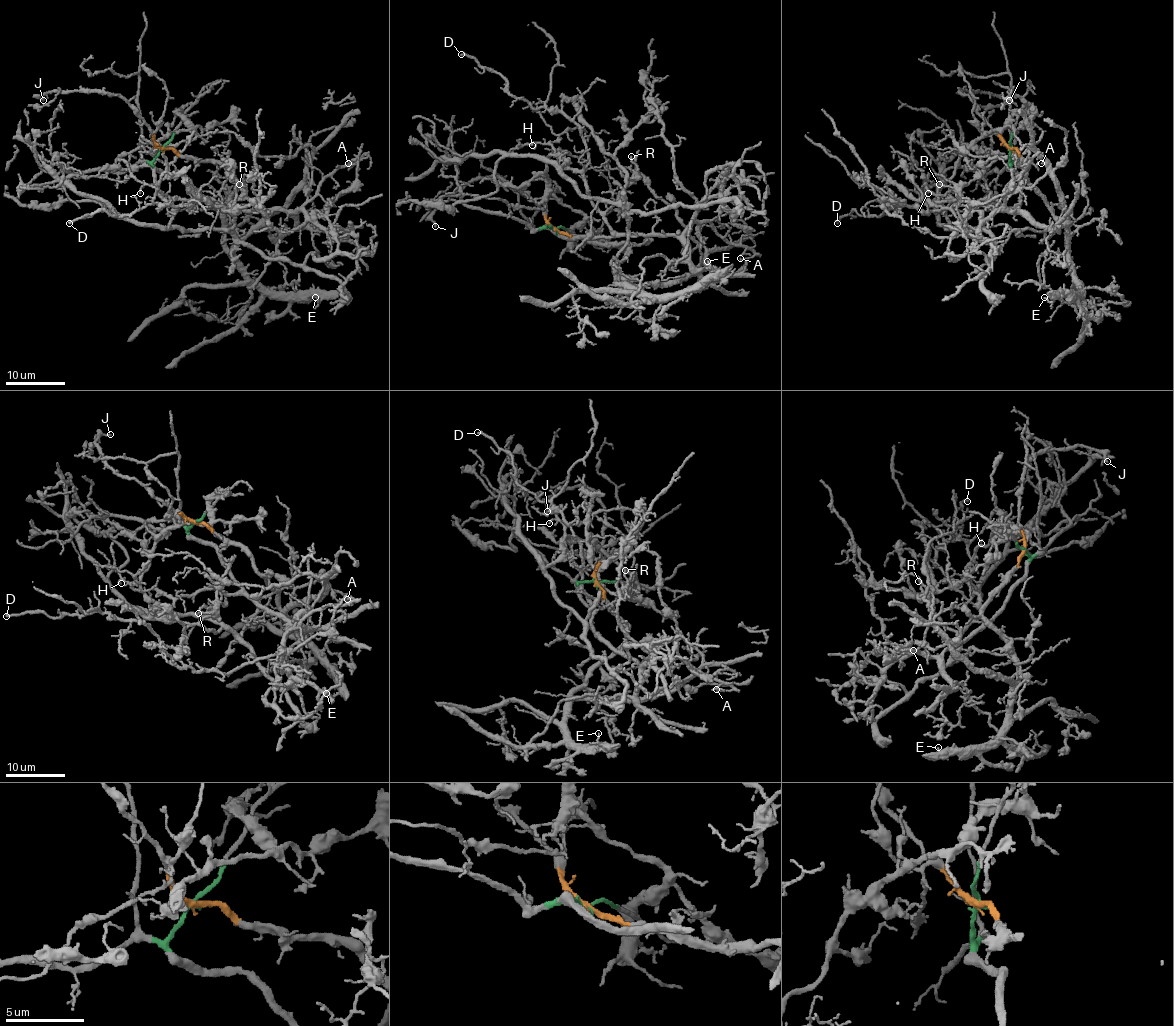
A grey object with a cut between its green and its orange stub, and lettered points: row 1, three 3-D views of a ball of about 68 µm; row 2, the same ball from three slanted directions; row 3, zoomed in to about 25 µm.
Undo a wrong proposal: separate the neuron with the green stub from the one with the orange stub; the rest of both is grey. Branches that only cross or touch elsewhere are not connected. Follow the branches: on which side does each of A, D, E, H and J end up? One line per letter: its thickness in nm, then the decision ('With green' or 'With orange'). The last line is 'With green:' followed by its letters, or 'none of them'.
A: Thickness 160 nm. With green
D: Thickness 240 nm. With green
E: Thickness 140 nm. With orange
H: Thickness 100 nm. With green
J: Thickness 150 nm. With orange
With green: A, D, H

